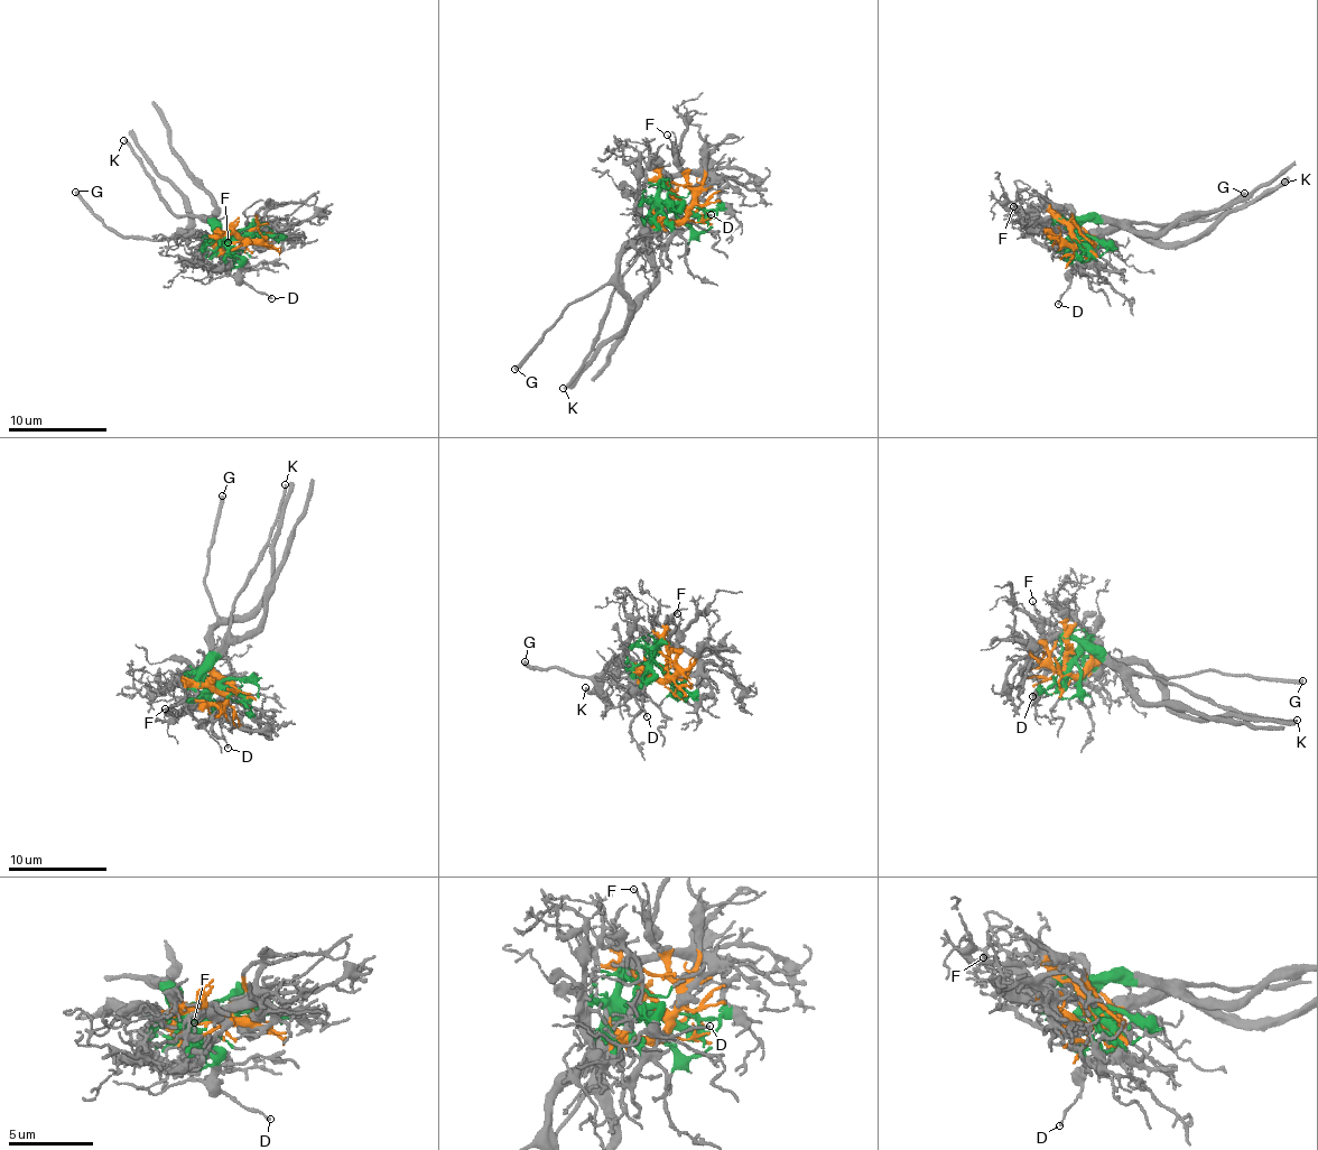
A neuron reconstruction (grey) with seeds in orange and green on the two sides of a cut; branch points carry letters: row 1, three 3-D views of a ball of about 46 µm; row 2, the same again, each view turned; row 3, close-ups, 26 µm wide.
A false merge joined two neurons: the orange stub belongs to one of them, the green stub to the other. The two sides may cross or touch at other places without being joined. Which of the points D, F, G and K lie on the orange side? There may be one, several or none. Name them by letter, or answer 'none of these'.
F, G

